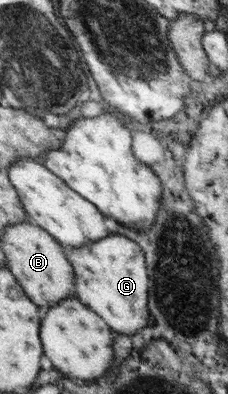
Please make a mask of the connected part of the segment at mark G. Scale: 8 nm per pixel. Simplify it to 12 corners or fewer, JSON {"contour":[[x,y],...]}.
{"contour":[[142,247],[66,248],[78,297],[126,335],[150,325]]}

